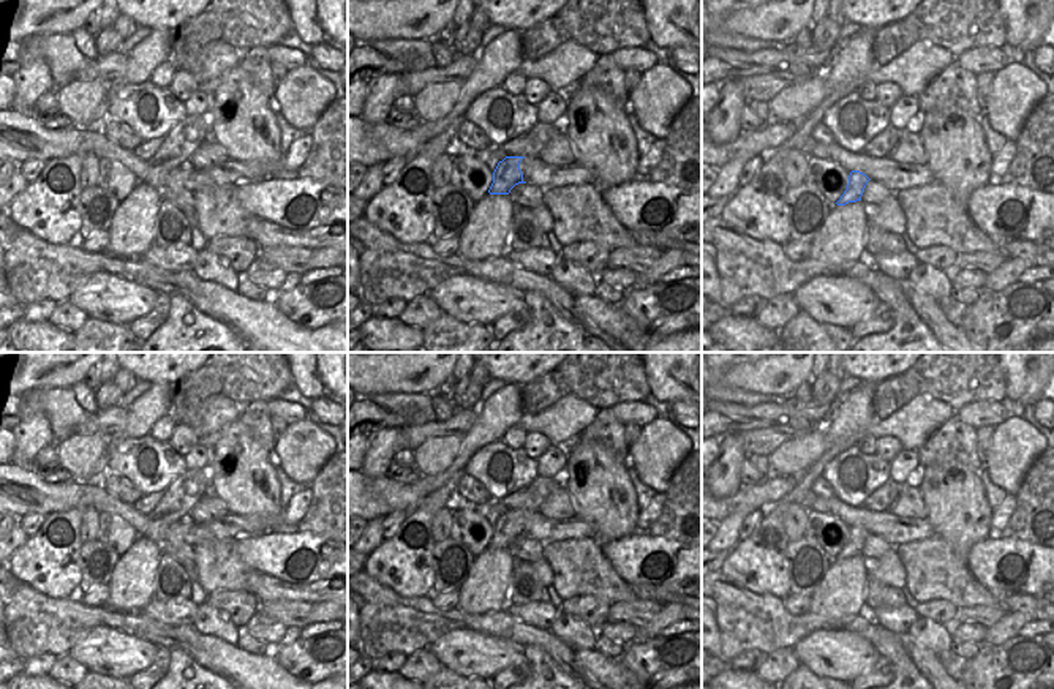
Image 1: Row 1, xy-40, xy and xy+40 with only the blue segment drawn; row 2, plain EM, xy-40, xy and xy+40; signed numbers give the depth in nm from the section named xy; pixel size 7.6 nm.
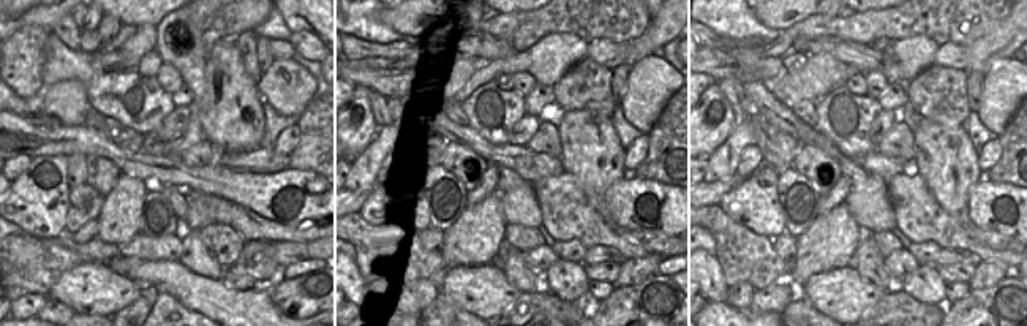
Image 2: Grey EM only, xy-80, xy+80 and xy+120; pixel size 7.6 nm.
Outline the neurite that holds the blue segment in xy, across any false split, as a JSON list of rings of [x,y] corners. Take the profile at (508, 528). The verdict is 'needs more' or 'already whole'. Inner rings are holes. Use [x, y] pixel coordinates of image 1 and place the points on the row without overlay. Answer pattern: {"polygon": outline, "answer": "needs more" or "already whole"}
{"polygon": [[[536,477],[525,488],[526,498],[525,506],[515,510],[506,510],[498,517],[493,526],[493,537],[488,544],[490,548],[509,548],[510,544],[518,537],[526,537],[523,534],[523,526],[520,523],[520,517],[525,510],[537,510],[544,501],[550,496],[551,491],[563,485],[563,477],[548,479],[548,477]]], "answer": "needs more"}

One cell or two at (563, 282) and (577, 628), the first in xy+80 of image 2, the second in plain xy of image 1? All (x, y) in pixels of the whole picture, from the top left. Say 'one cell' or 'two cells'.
one cell

